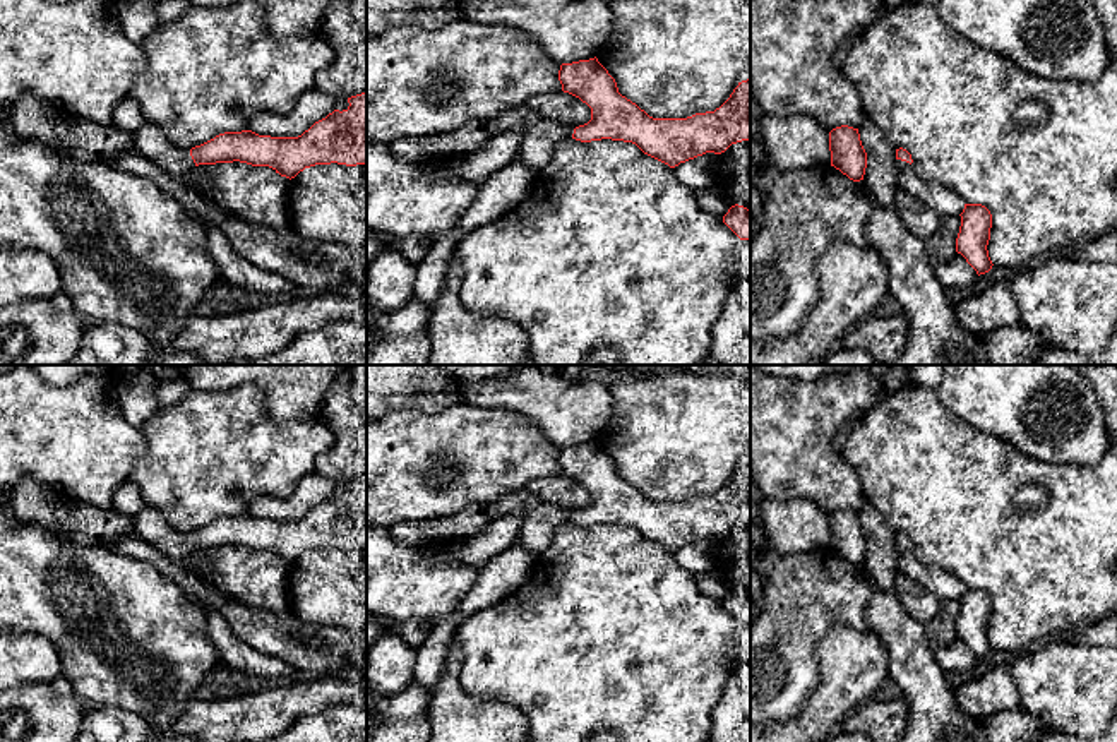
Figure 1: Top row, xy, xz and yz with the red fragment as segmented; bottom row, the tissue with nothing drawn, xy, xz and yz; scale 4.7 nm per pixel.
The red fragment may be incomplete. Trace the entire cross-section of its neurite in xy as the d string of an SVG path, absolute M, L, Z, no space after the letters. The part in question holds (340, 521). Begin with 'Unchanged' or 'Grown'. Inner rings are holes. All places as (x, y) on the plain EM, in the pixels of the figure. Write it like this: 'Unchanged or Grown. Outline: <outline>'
Grown. Outline: M367 475L348 482L348 487L346 494L334 494L298 521L224 516L192 533L180 533L161 512L144 506L134 518L134 530L139 538L176 562L199 548L240 545L269 550L291 564L315 548L367 548Z

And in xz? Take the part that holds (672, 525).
Grown. Outline: M598 442L562 447L562 475L591 492L591 504L565 511L531 500L523 514L519 543L535 557L543 554L558 524L612 523L636 528L644 538L678 550L706 536L721 538L732 528L750 524L750 463L738 466L714 495L687 502L653 502L618 476L615 463Z

